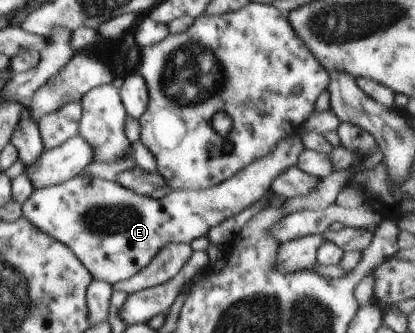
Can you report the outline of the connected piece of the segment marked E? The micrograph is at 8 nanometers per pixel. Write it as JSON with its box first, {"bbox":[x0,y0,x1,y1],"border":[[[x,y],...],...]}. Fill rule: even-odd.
{"bbox":[21,109,340,285],"border":[[[331,109],[322,113],[314,111],[296,133],[281,140],[270,154],[251,162],[232,178],[207,189],[170,191],[156,200],[149,195],[136,194],[118,181],[77,174],[66,182],[34,189],[21,206],[22,216],[44,234],[70,248],[93,279],[113,285],[146,268],[168,243],[190,244],[195,238],[207,236],[210,228],[226,218],[236,216],[258,202],[267,194],[272,180],[297,163],[299,154],[305,149],[302,136],[306,131],[324,134],[337,130],[340,123]]]}

